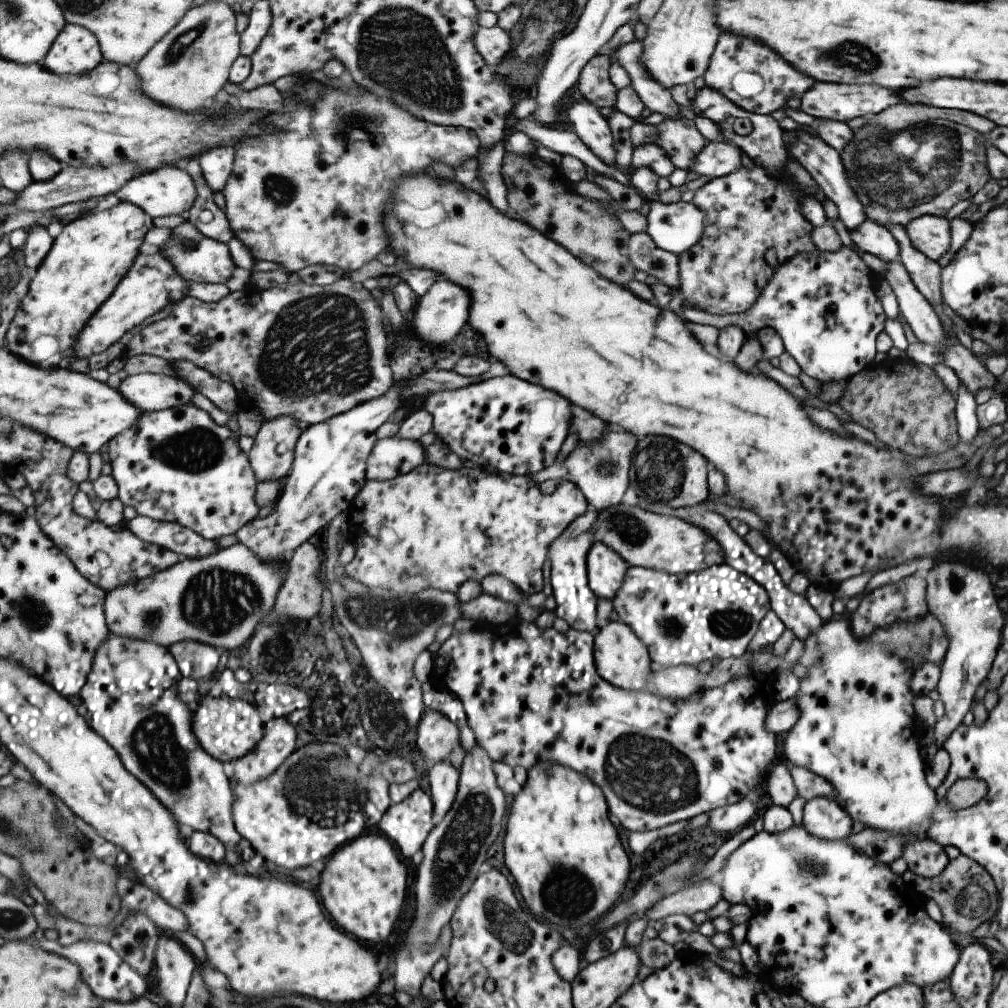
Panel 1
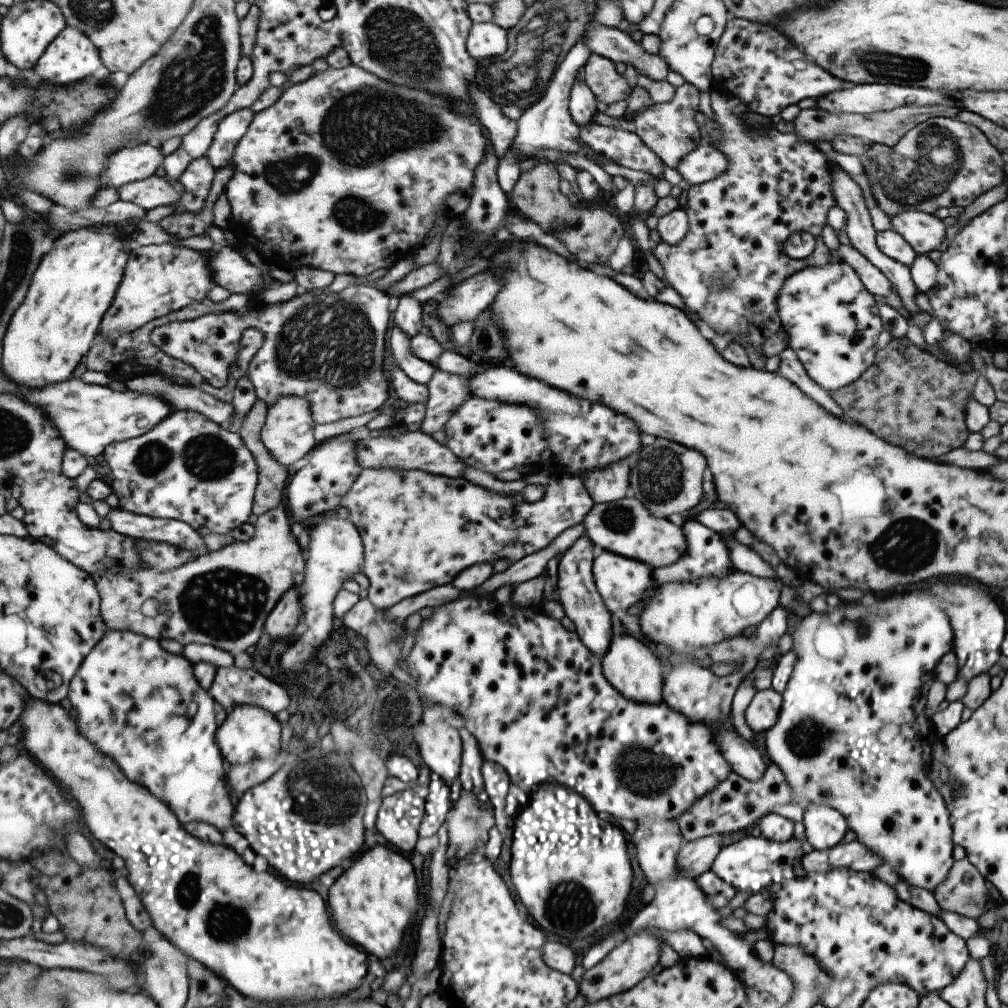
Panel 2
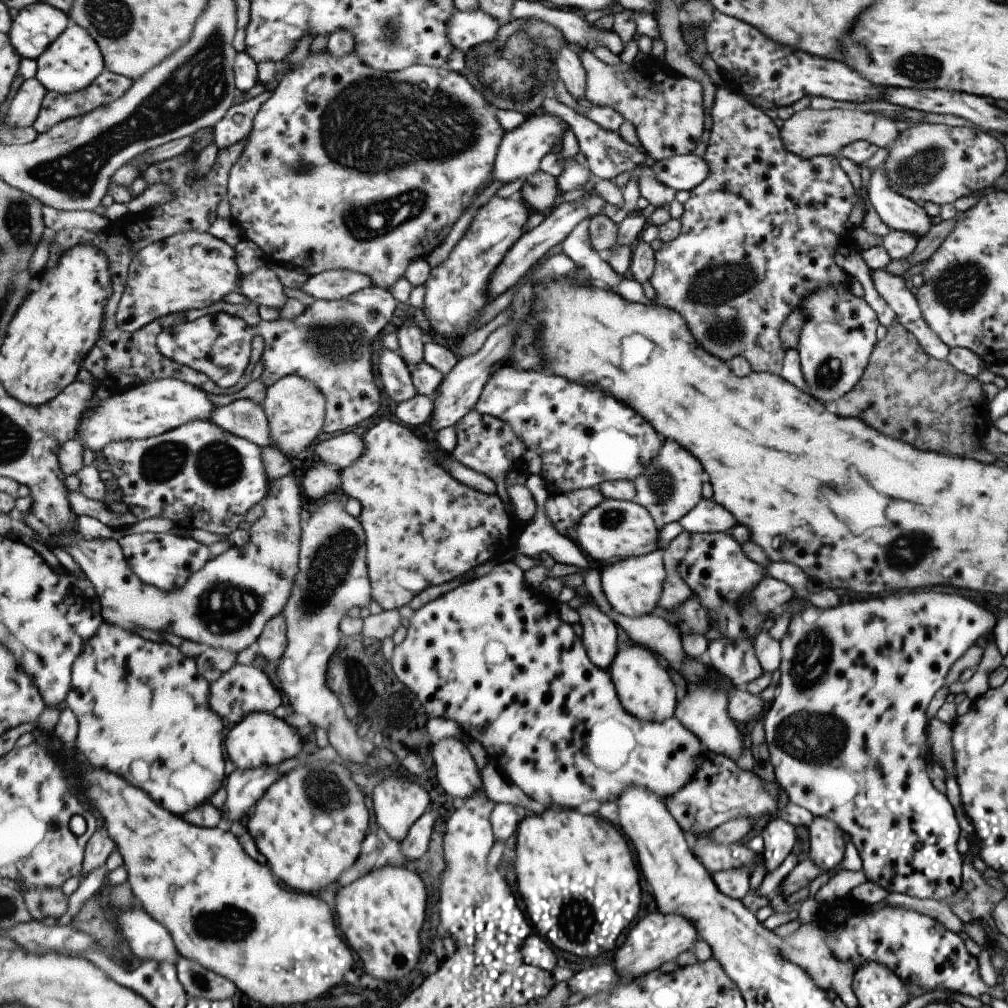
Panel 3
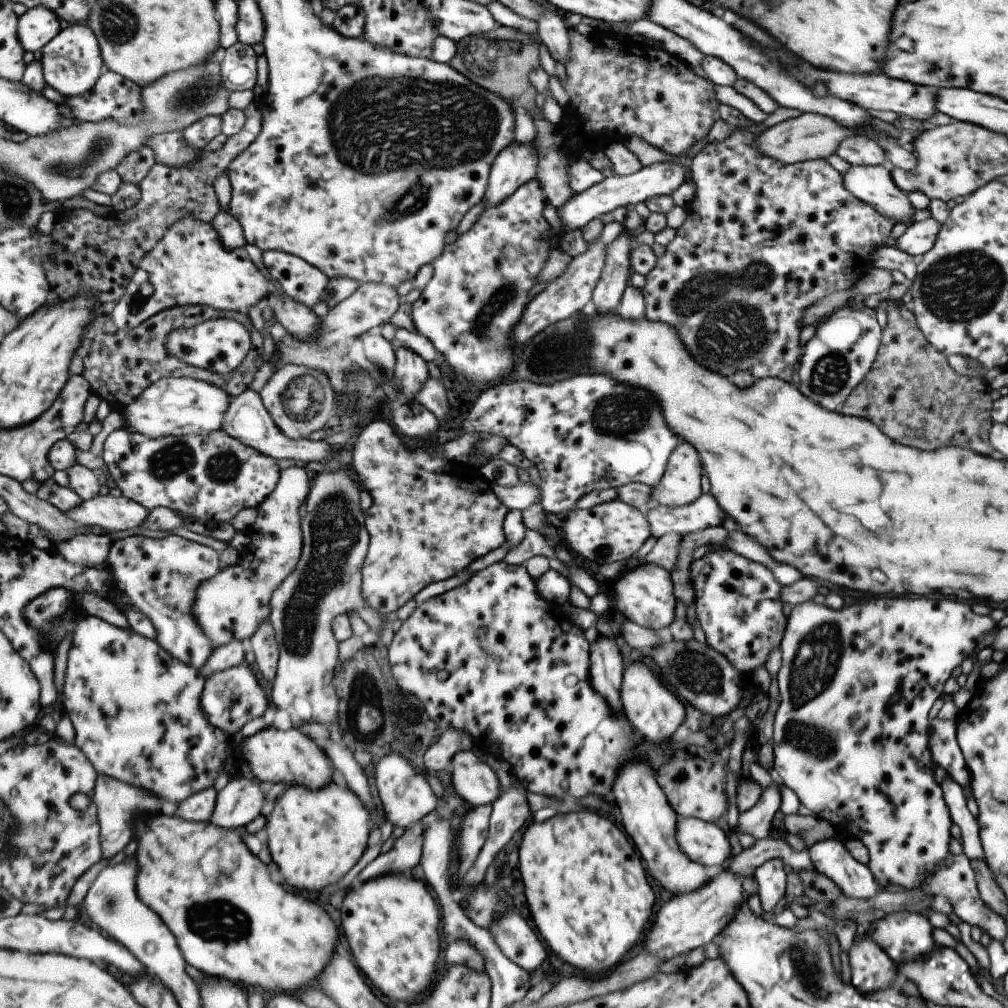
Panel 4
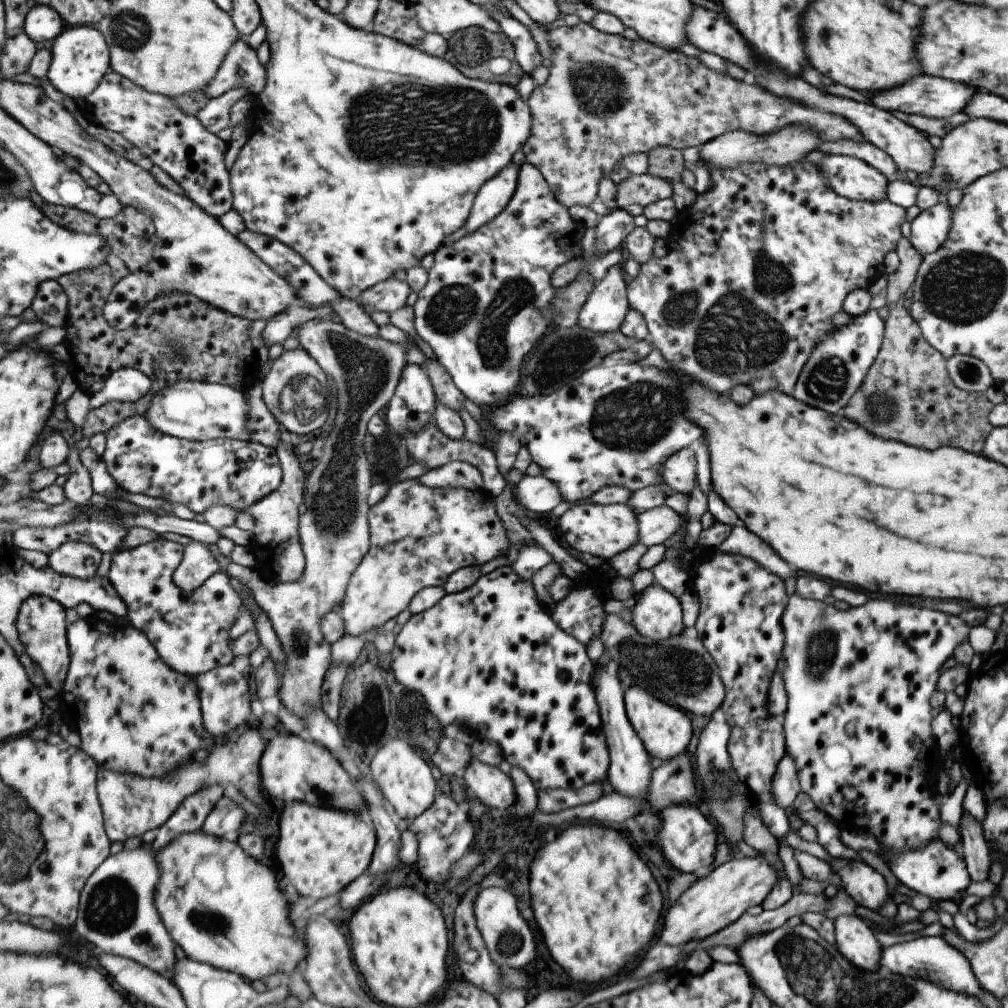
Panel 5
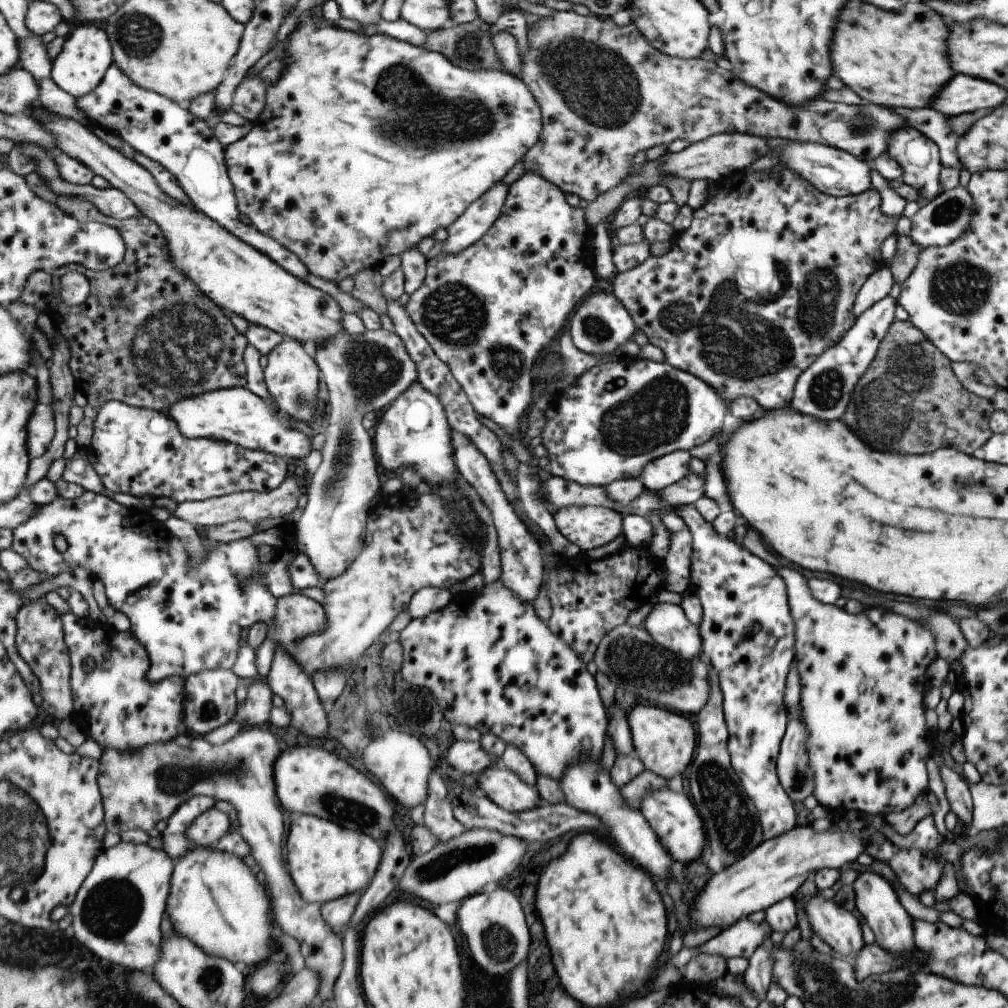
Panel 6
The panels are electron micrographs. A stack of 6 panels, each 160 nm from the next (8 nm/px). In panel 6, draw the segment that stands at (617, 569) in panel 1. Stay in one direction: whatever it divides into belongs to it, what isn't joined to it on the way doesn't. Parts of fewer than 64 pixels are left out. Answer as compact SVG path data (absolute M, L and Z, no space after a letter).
M654 604L651 612L642 621L642 627L661 648L680 656L683 660L693 660L701 653L701 636L675 604Z

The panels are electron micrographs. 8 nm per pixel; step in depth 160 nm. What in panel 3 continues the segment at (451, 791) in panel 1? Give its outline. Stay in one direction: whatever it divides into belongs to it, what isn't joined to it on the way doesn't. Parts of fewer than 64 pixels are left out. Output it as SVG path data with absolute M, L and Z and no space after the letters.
M435 811L427 812L410 828L407 838L402 842L402 851L406 854L408 860L421 858L434 836L433 828L437 822L439 814Z

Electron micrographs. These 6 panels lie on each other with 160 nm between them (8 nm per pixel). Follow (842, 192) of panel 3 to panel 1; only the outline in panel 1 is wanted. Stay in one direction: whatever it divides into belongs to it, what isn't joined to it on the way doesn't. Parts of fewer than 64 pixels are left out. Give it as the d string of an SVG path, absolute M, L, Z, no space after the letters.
M789 154L788 162L784 165L784 170L779 175L769 177L759 166L754 166L752 170L747 170L742 166L733 173L727 174L726 176L711 179L704 186L701 186L698 190L695 190L692 197L692 204L705 214L703 235L696 245L691 246L686 252L676 256L678 259L678 291L683 296L683 299L688 303L691 308L699 309L709 315L731 315L736 313L743 313L748 311L751 304L759 298L759 292L761 288L766 284L766 281L770 279L771 274L774 272L774 268L771 268L769 264L764 260L764 254L771 248L777 254L777 262L783 263L784 261L790 260L791 256L794 256L799 252L810 252L814 250L814 245L809 239L812 225L802 216L800 212L799 201L803 195L815 195L814 191L817 186L815 182L809 177L809 174L797 163Z

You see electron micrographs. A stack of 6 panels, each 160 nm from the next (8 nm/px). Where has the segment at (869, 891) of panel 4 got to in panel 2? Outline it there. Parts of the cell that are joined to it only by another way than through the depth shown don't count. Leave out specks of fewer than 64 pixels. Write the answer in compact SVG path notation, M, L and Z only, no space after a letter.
M821 805L804 809L802 824L805 828L806 841L811 848L818 851L841 842L848 828L839 812Z

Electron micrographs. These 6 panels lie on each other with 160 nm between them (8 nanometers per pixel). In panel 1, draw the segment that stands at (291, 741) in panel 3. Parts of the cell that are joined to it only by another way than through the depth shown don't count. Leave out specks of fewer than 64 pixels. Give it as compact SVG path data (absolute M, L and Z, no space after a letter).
M224 693L217 698L207 694L200 699L198 709L194 711L194 733L198 736L199 744L211 756L223 762L238 760L253 751L264 737L265 730L266 722L257 706Z

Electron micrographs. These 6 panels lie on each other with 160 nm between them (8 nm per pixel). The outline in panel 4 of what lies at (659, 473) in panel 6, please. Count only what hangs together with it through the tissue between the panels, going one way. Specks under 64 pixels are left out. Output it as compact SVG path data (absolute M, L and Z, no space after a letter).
M679 442L667 458L659 484L651 488L647 509L691 504L701 495L701 476L697 452L689 444Z

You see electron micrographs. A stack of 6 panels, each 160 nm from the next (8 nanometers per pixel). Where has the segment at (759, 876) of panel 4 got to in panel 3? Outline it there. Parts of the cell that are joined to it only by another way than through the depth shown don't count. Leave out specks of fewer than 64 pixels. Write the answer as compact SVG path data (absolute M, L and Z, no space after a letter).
M773 817L763 827L760 835L764 842L760 861L767 871L777 868L798 840L794 826L777 817Z

